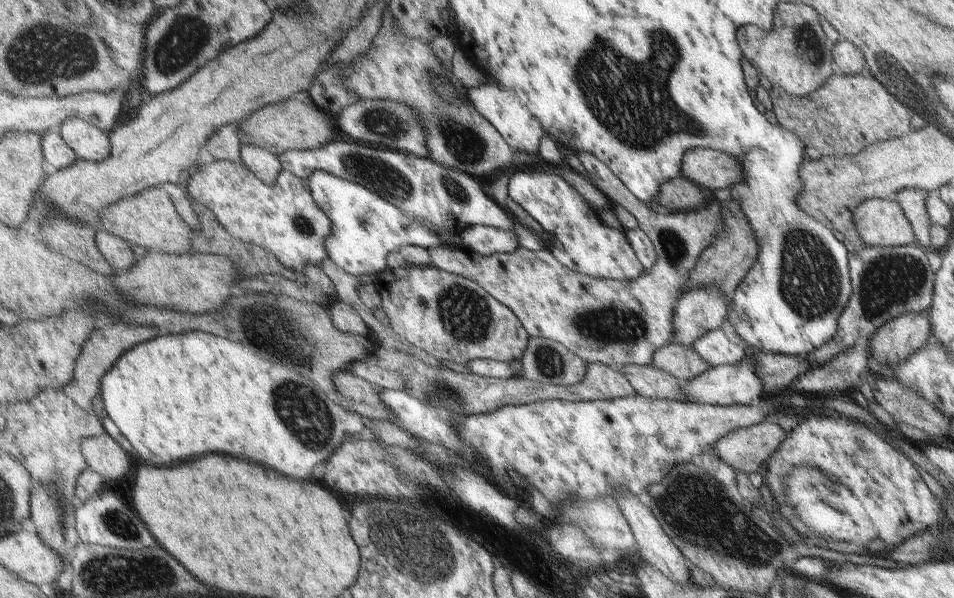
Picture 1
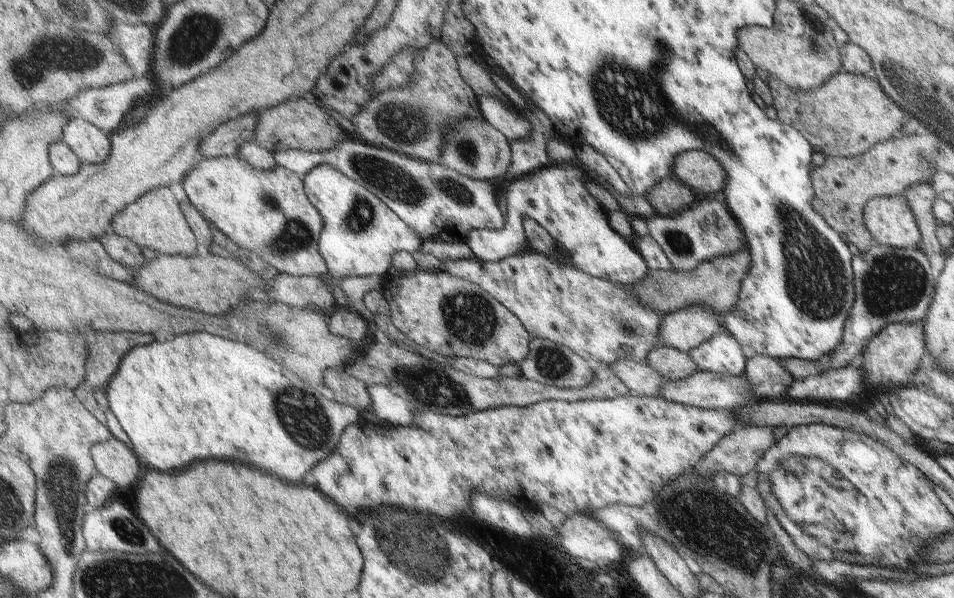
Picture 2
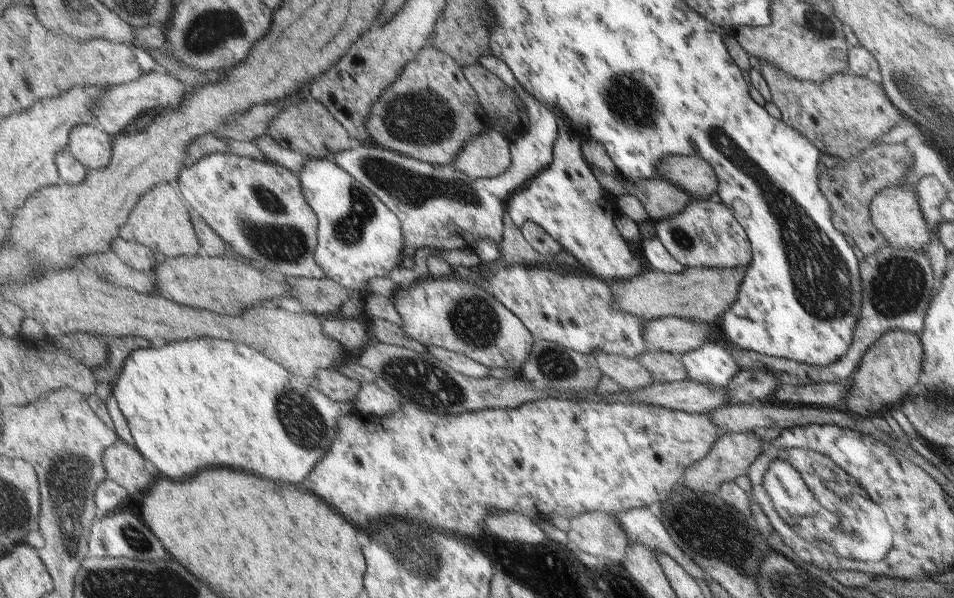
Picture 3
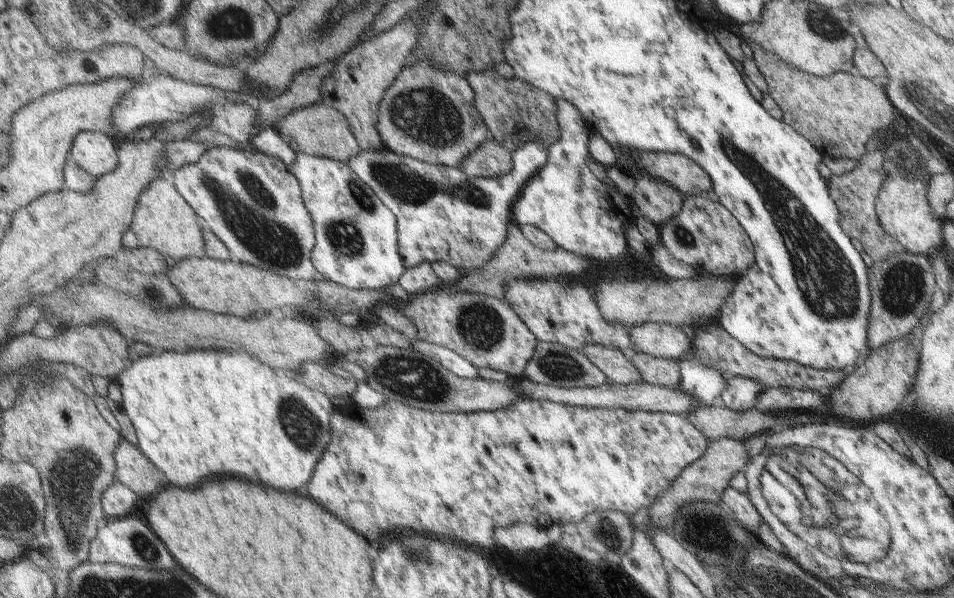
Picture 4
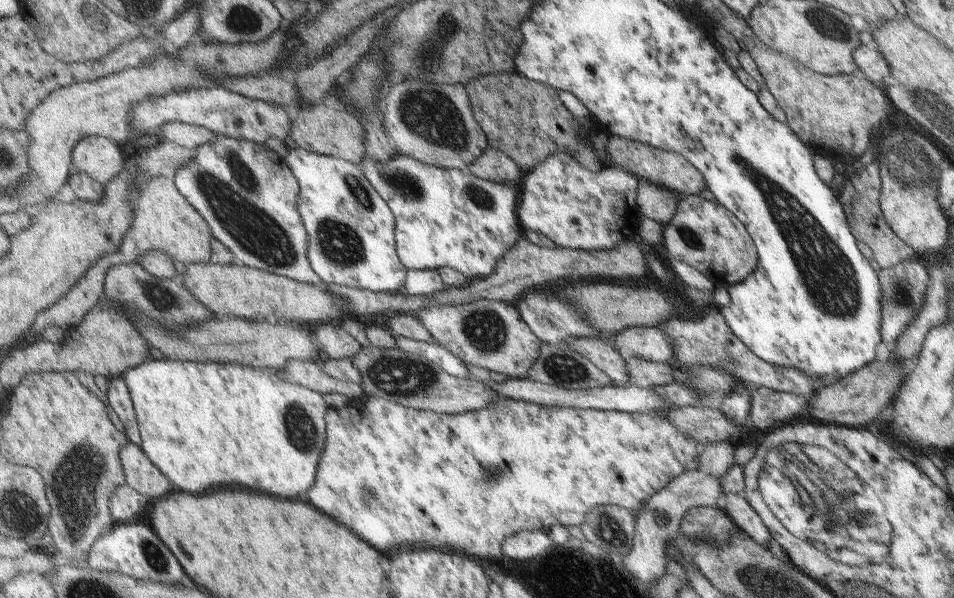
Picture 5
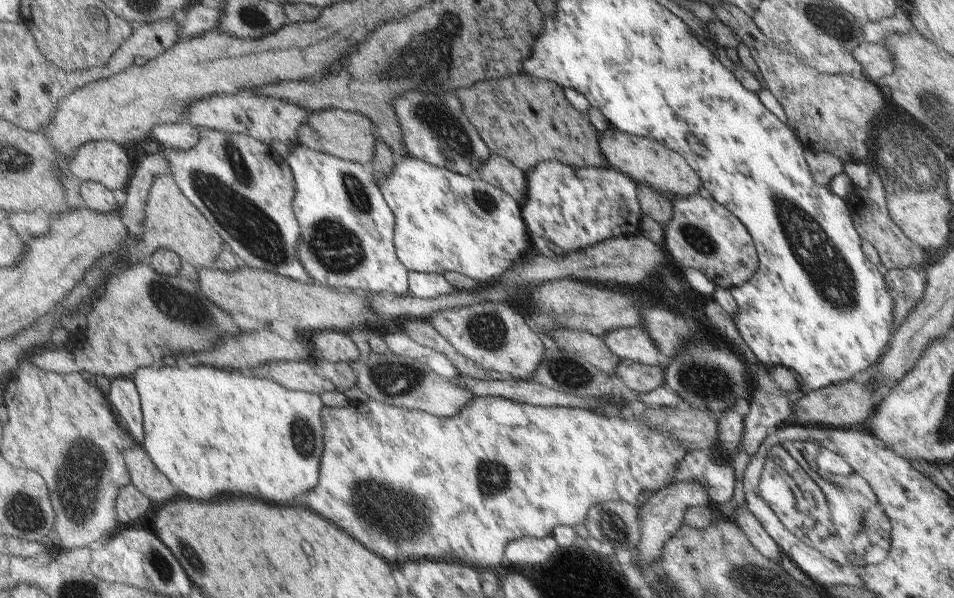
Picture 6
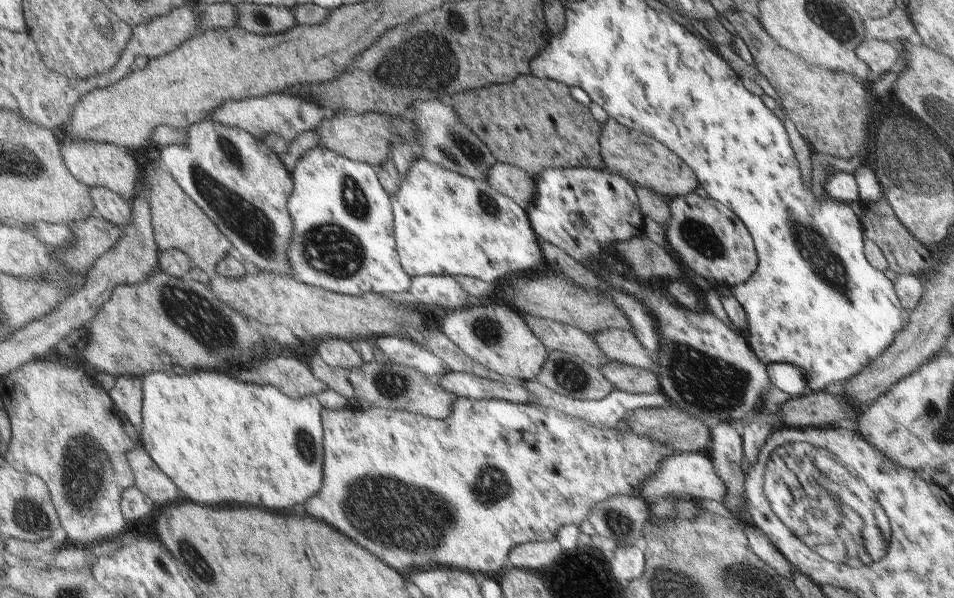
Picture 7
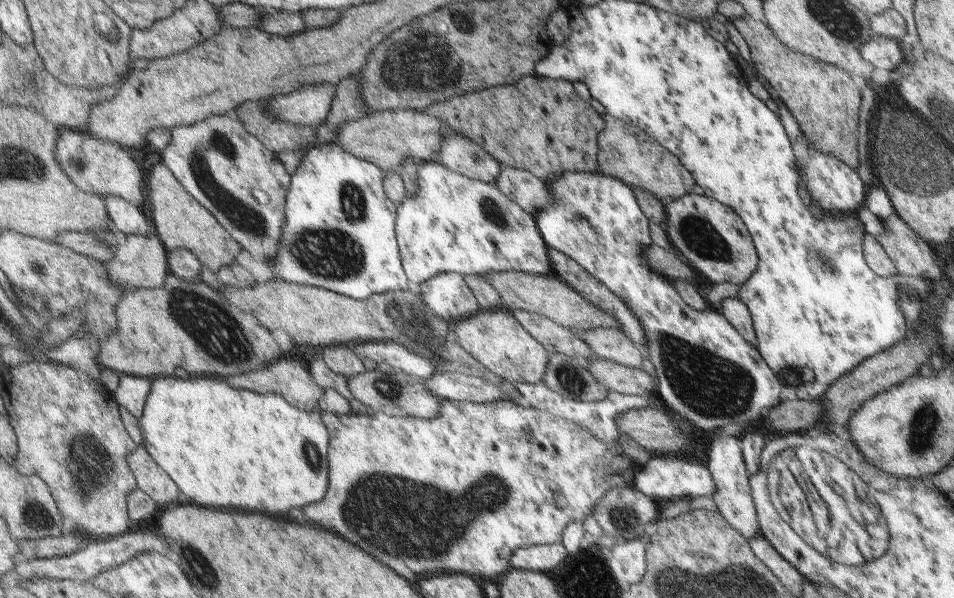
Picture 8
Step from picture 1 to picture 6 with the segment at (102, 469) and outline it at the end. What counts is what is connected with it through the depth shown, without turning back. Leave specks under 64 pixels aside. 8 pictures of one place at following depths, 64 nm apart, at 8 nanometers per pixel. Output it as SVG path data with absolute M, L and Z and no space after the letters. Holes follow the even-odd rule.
M141 444L125 450L125 462L131 470L131 484L157 504L177 496L177 488L173 486L173 482L161 472L161 468L153 462L149 452Z

